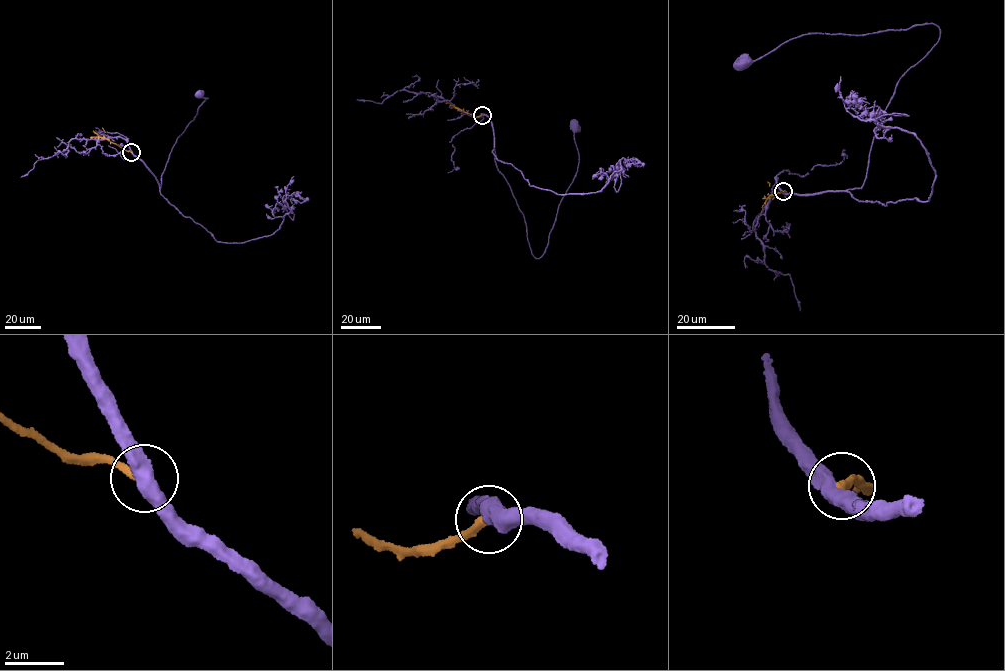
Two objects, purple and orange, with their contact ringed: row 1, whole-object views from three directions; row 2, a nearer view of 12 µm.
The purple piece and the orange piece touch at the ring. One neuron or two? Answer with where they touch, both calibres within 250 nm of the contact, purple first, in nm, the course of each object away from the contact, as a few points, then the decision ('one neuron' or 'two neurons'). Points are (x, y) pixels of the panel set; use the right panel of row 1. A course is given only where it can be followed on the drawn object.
place (783, 191); calibres 500 and 320 nm; course purple (783, 191), (859, 188), (897, 82), (937, 42), (939, 28), (814, 33), (745, 62); course orange (783, 191), (769, 196), (762, 208); two neurons

